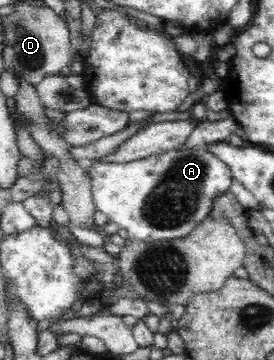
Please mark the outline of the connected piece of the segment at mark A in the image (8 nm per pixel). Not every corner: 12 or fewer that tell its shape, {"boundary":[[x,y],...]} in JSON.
{"boundary":[[203,146],[84,165],[95,210],[184,238],[233,174]]}

